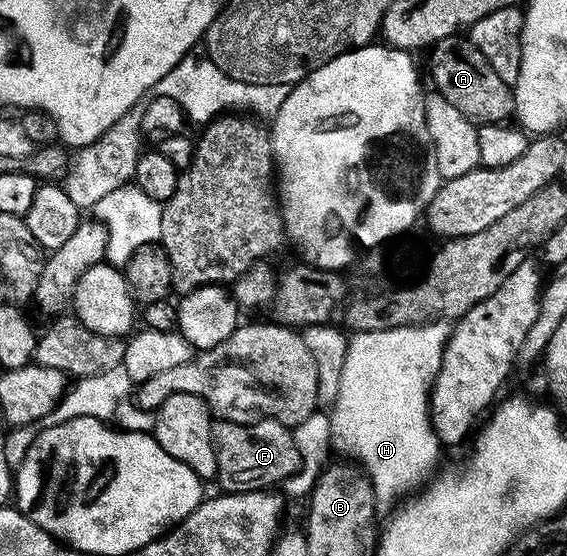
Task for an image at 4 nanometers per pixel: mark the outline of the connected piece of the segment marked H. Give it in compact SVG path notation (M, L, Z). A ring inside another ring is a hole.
M431 322L428 326L390 328L365 334L356 332L348 339L346 365L342 367L342 384L338 384L338 396L330 410L332 444L337 451L340 449L342 453L353 454L357 458L353 459L372 483L377 503L394 501L396 494L414 489L437 469L436 461L440 458L442 443L432 427L428 395L432 392L432 382L442 364L444 345L448 343L449 333L449 323Z

